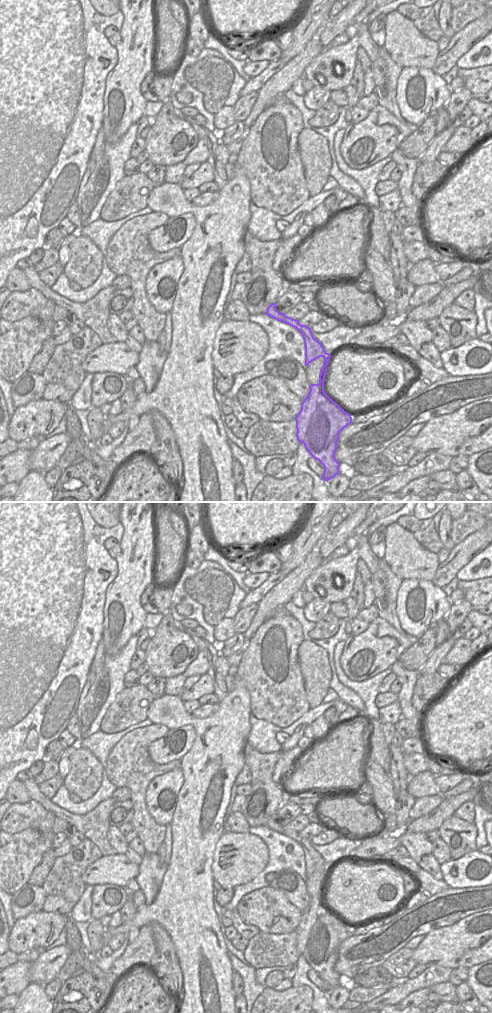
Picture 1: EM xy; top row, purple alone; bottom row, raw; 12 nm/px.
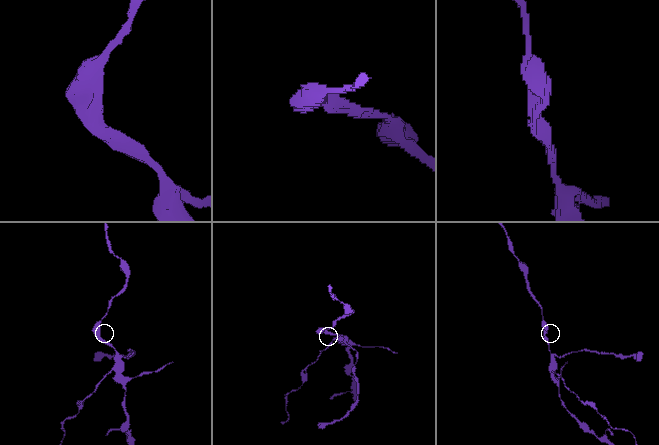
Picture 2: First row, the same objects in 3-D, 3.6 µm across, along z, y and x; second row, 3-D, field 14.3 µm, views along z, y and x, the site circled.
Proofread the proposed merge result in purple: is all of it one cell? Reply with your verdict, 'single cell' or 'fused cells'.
fused cells

